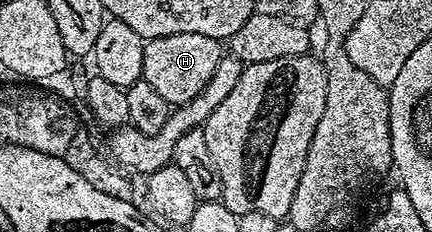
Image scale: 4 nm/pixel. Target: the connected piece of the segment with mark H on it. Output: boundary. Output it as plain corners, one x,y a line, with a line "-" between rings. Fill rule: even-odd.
174,33
172,36
149,39
142,53
142,78
150,81
150,86
161,97
166,97
168,104
183,105
198,97
198,93
206,89
210,77
214,77
214,69
218,69
222,54
220,47
221,40
197,33

